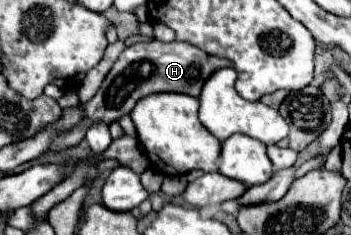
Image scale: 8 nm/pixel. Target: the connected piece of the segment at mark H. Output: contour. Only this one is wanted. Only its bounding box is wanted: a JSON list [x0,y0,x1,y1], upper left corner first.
[48,40,230,152]

